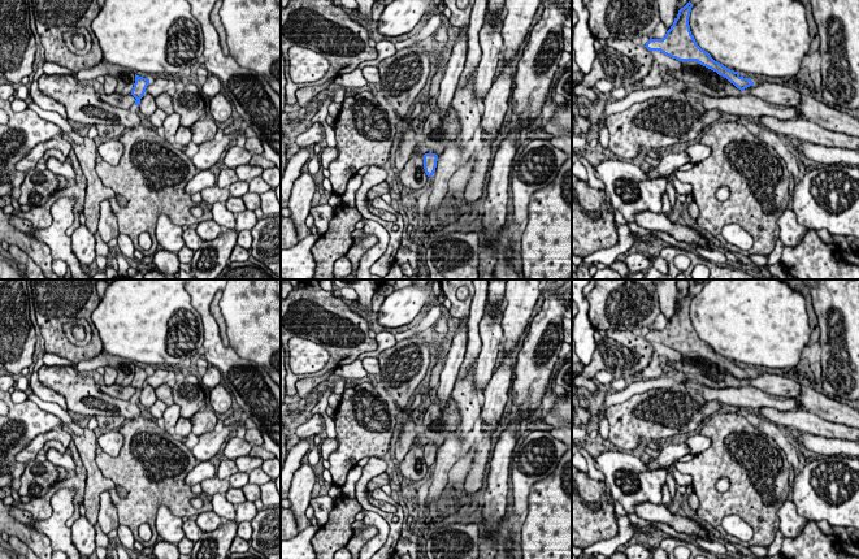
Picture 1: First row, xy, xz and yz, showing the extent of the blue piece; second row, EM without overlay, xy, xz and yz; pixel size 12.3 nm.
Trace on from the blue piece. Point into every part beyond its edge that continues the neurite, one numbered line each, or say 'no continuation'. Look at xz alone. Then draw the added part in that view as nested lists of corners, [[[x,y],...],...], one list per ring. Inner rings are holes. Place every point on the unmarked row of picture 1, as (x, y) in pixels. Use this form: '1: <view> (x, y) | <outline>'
no continuation

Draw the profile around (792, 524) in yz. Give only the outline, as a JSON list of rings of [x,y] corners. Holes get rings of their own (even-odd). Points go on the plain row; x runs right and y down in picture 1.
[[[786,499],[777,511],[780,520],[778,530],[786,538],[798,537],[808,520],[803,516],[799,516],[794,502]]]

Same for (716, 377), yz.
[[[664,358],[664,363],[676,372],[682,372],[690,381],[699,382],[711,389],[741,387],[742,382],[723,367],[715,367],[711,361],[686,359],[681,361]]]

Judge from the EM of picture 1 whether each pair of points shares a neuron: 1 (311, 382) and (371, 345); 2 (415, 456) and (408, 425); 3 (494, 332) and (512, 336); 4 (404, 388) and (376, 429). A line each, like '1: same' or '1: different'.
1: different
2: different
3: different
4: different

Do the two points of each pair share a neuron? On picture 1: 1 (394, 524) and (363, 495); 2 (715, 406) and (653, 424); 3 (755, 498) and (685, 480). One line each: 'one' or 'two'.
1: one
2: one
3: two

